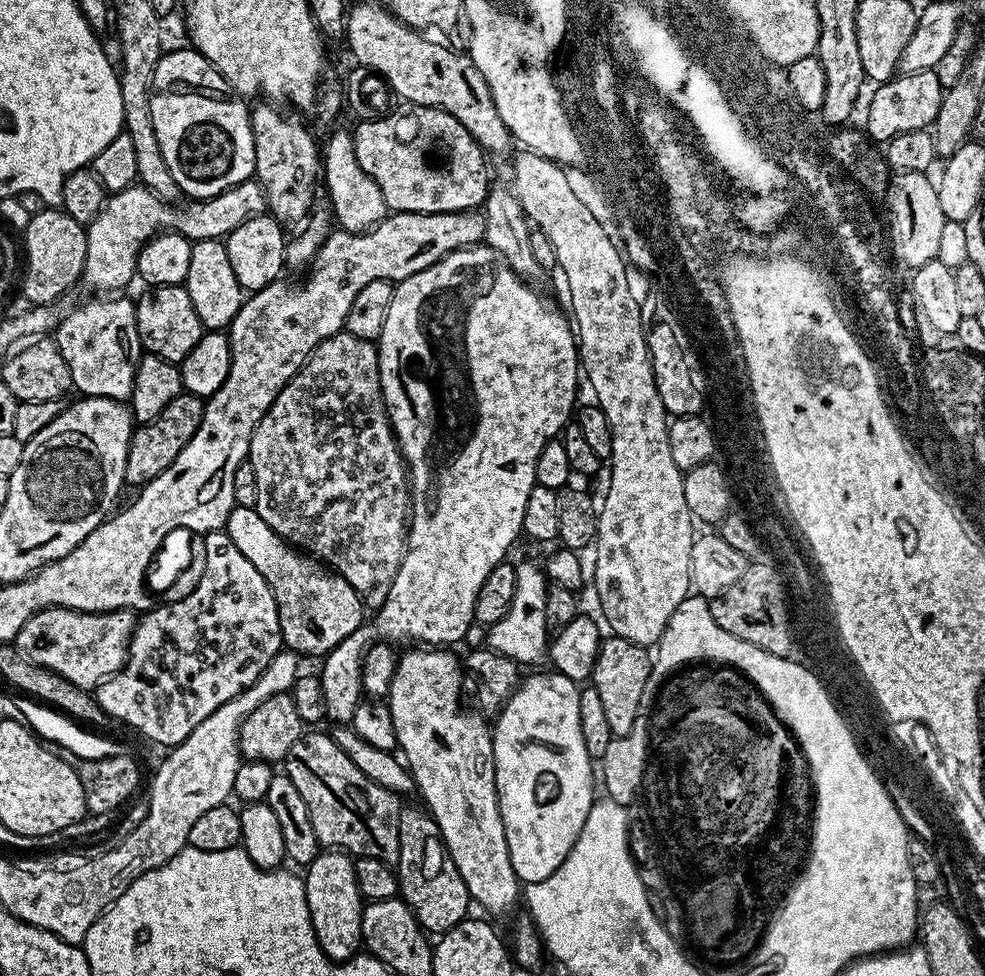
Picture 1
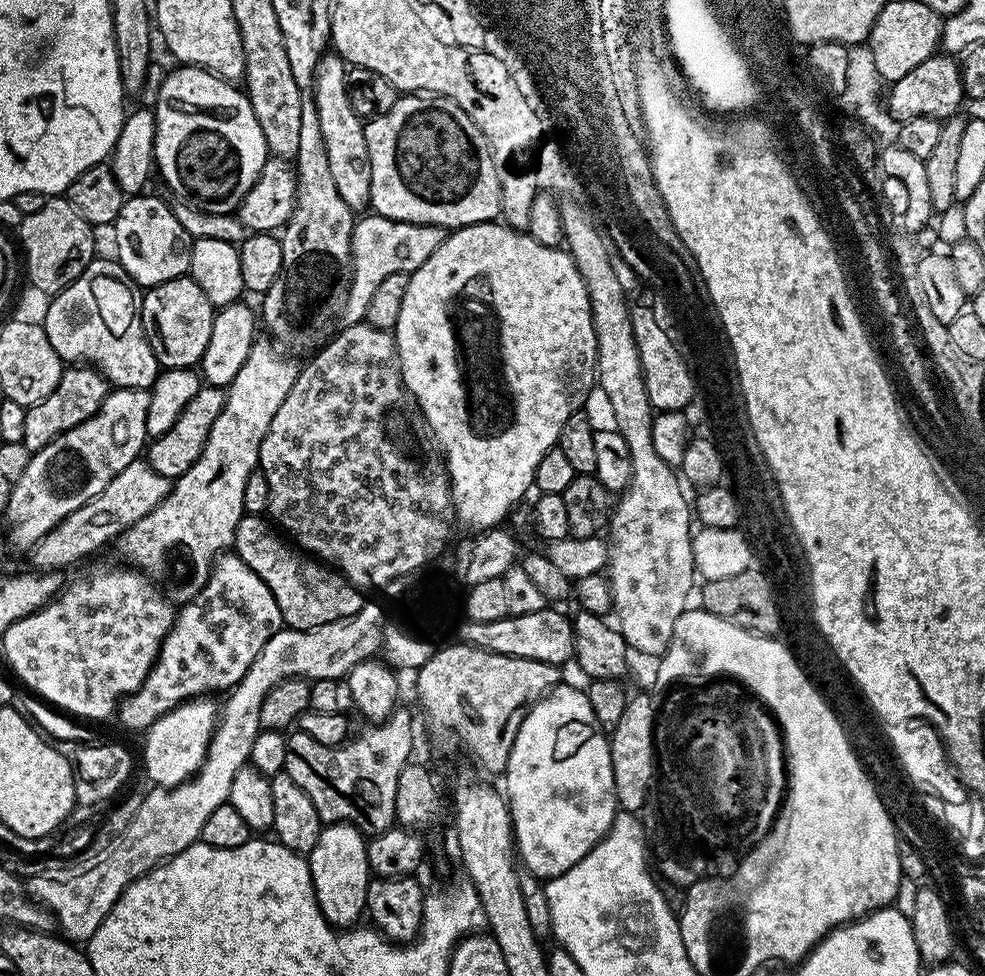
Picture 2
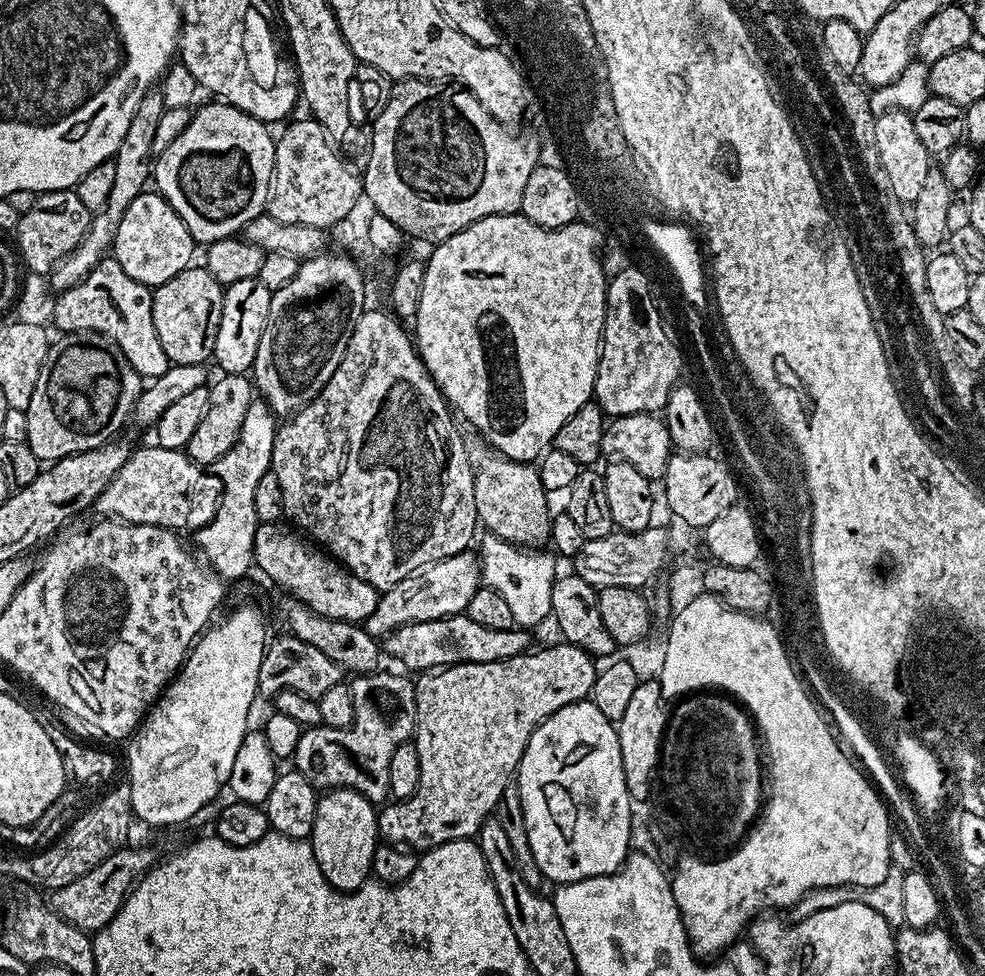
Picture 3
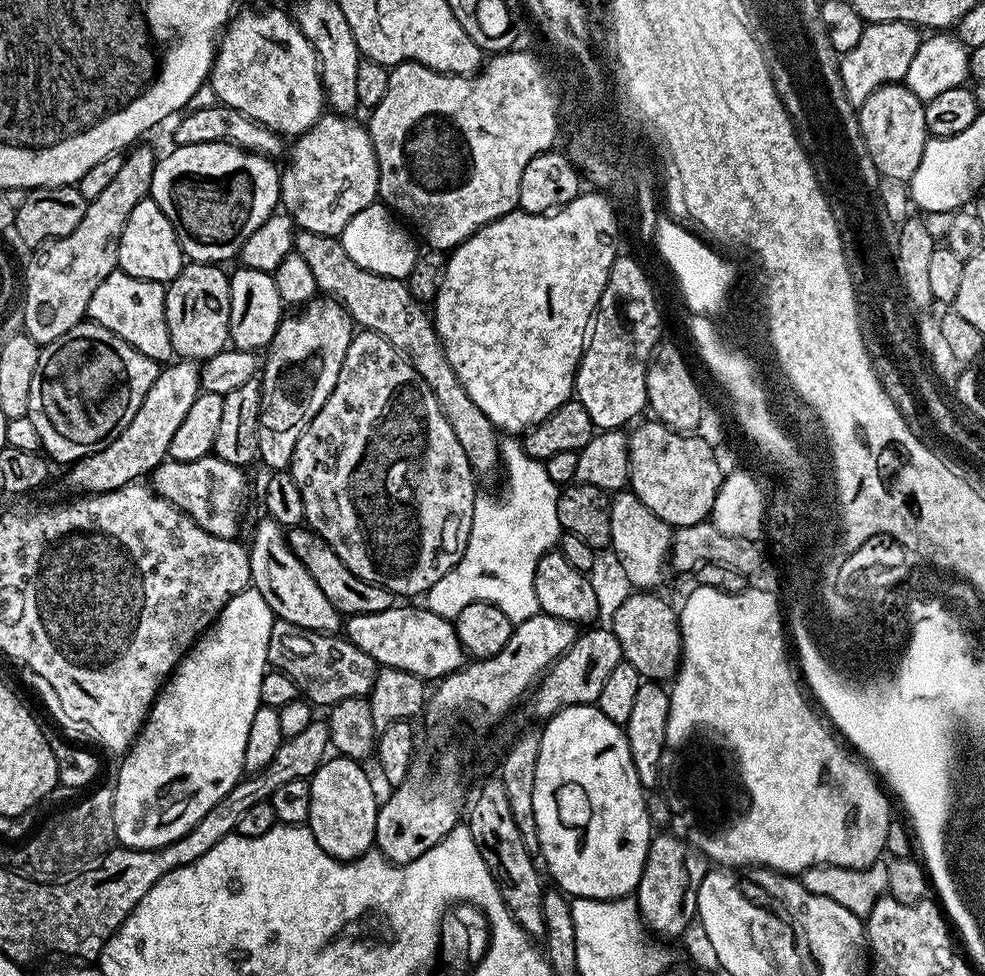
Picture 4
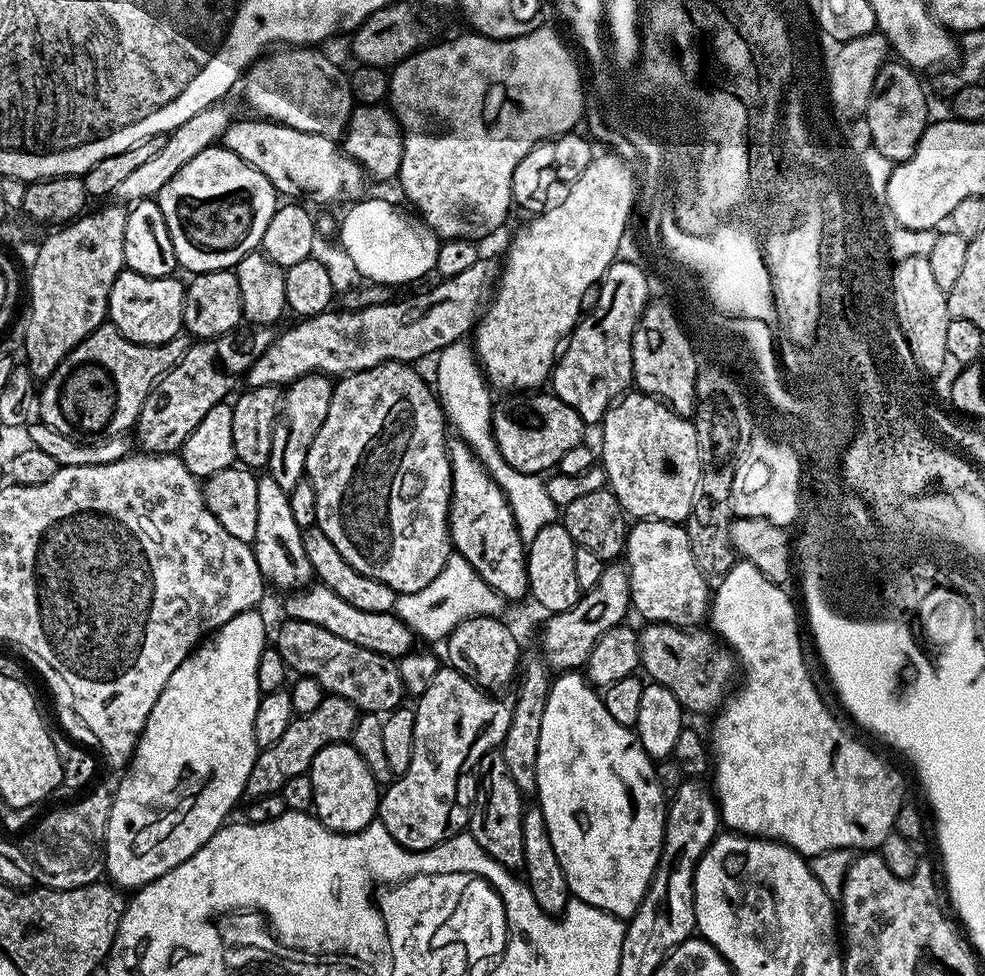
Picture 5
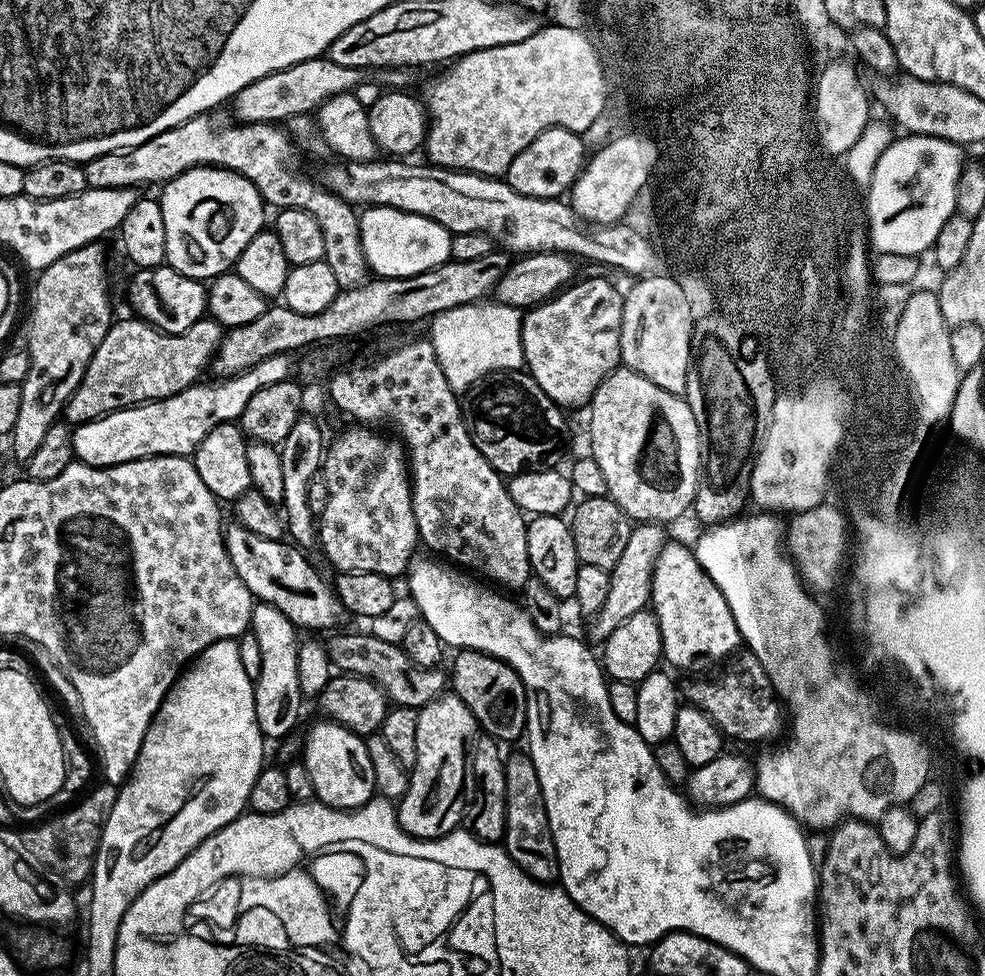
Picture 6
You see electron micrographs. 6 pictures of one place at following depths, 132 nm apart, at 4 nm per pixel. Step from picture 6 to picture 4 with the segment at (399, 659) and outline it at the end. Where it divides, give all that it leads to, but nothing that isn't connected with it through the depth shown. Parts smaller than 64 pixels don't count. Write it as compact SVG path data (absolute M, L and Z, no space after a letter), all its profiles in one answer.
M278 619L272 621L268 662L273 669L286 673L300 687L303 699L316 706L331 706L355 696L367 697L378 671L376 660L343 635L311 632Z

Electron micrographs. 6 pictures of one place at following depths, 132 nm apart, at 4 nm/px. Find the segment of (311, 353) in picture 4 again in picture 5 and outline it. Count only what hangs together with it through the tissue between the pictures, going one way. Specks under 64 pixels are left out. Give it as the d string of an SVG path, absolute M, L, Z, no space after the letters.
M323 374L303 376L287 385L282 392L282 407L280 419L274 430L274 446L270 446L267 475L282 486L282 490L289 492L298 486L300 480L306 476L306 454L310 454L310 442L314 442L314 434L326 422L326 410L330 410L330 398L334 384Z

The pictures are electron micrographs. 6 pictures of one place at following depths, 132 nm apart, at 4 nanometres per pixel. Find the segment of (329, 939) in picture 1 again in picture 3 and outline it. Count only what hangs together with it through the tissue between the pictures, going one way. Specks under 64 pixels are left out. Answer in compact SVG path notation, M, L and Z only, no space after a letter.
M349 788L325 791L317 799L310 843L326 882L336 891L357 892L372 876L372 859L378 847L377 815L372 801Z

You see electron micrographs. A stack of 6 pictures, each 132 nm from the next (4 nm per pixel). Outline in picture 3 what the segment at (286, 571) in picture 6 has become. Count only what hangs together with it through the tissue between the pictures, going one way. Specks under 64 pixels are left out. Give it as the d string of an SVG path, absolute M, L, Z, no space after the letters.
M467 614L447 616L434 622L414 622L388 633L382 648L400 664L416 668L417 673L434 668L445 668L451 664L473 664L474 662L498 662L506 658L521 656L529 651L529 633L519 627L510 630L489 630L474 622Z

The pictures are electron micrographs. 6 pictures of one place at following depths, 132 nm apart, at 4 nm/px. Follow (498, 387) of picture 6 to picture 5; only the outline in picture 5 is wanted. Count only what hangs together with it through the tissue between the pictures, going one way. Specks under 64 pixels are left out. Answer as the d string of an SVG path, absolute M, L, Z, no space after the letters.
M540 390L535 394L508 394L505 396L508 396L505 400L497 399L492 406L492 437L496 439L496 445L502 458L507 464L514 466L514 470L531 476L551 473L569 450L574 450L574 446L585 443L586 425L578 414L578 410L574 410L574 406L566 406L566 402L562 402L551 391Z

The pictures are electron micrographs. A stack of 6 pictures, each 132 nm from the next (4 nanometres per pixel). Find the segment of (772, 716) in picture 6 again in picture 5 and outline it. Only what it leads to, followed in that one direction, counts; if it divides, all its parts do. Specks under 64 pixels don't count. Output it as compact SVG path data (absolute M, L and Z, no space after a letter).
M651 622L645 623L643 627L638 632L643 675L653 684L666 686L666 690L670 690L670 694L678 698L681 708L689 713L715 713L725 703L733 687L732 675L735 672L737 675L738 672L733 653L708 630L700 632L704 630L689 630L673 624Z

